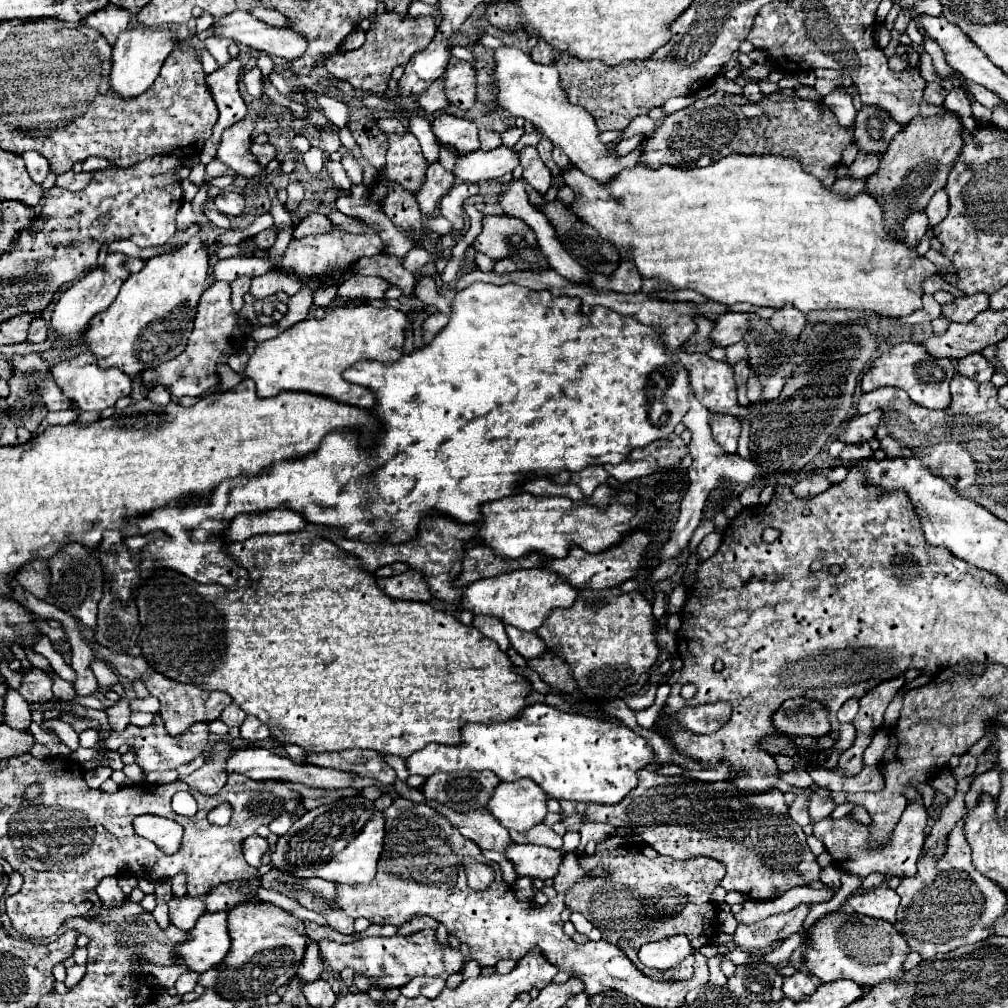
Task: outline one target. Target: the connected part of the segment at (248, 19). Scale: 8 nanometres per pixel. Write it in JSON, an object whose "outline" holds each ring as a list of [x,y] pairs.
{"outline":[[[232,12],[230,16],[224,16],[216,26],[208,28],[206,32],[200,34],[200,40],[206,40],[208,36],[224,36],[224,38],[232,38],[234,42],[238,44],[244,44],[244,46],[250,46],[254,50],[262,50],[266,52],[268,56],[278,56],[278,58],[284,58],[288,62],[300,58],[304,52],[306,52],[306,38],[300,34],[300,32],[294,32],[290,28],[276,28],[276,26],[268,26],[266,22],[258,20],[256,16],[252,16],[250,12]]]}

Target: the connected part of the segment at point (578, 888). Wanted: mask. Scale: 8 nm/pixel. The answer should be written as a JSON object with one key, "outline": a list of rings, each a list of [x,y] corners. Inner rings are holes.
{"outline":[[[616,836],[614,854],[612,851],[602,851],[614,850],[614,844],[608,844],[606,840],[598,844],[594,855],[580,857],[579,863],[583,863],[586,875],[566,892],[564,902],[572,912],[584,914],[586,920],[592,922],[602,932],[602,940],[618,946],[632,960],[632,964],[646,976],[652,978],[652,974],[660,974],[654,980],[688,980],[692,976],[694,956],[686,956],[672,970],[658,972],[640,964],[636,954],[642,944],[670,938],[676,934],[688,936],[692,948],[696,950],[708,944],[712,936],[712,920],[714,920],[714,930],[718,926],[716,906],[712,904],[710,894],[726,876],[726,868],[722,862],[714,858],[706,858],[706,856],[696,856],[688,860],[676,860],[670,856],[648,859],[641,853],[640,848],[637,851],[634,846],[626,847],[628,844],[630,844],[628,838]],[[644,862],[646,862],[646,868],[644,868]],[[596,867],[608,870],[610,876],[590,878],[588,872]],[[674,916],[682,916],[682,924],[670,924],[670,918]],[[656,918],[666,918],[666,928],[650,928],[648,926],[650,920],[656,920]]]}

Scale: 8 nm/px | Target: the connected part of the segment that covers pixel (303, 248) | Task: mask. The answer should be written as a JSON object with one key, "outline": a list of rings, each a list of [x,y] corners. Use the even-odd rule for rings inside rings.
{"outline":[[[334,226],[334,230],[328,234],[304,236],[300,240],[292,238],[290,246],[284,252],[282,268],[284,268],[284,272],[296,272],[296,274],[322,278],[322,274],[328,270],[350,270],[358,258],[374,256],[378,252],[382,252],[382,240],[372,226],[366,226],[366,232],[358,234],[358,236],[348,234],[342,226]]]}

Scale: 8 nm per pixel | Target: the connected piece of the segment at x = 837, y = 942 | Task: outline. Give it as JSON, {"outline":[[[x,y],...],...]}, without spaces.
{"outline":[[[842,910],[824,914],[806,930],[808,950],[804,950],[802,960],[812,976],[820,982],[834,980],[854,980],[860,986],[880,984],[882,980],[896,980],[904,974],[904,960],[910,952],[906,940],[900,932],[886,920],[868,918],[862,914],[848,914]]]}

